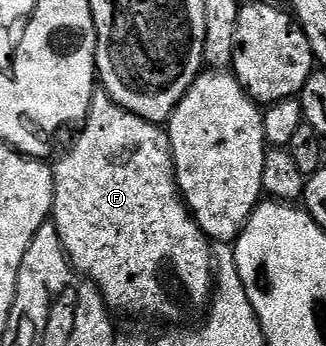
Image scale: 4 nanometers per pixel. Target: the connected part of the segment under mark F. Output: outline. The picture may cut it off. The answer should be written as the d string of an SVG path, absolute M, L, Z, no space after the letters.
M103 88L93 91L93 99L89 105L89 113L84 115L85 127L81 135L73 142L73 147L62 156L53 166L53 179L55 180L55 200L51 221L59 232L59 240L63 244L69 263L77 269L82 278L88 278L101 294L106 307L110 311L118 310L121 314L134 314L137 318L154 318L157 322L165 324L185 324L188 318L193 318L197 313L208 307L211 295L215 290L215 267L210 239L197 227L197 221L185 205L181 191L177 188L177 175L173 173L173 153L169 147L168 133L158 123L148 122L123 108Z

